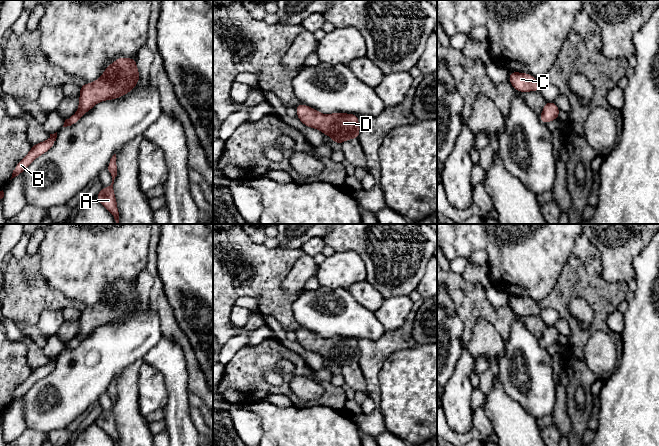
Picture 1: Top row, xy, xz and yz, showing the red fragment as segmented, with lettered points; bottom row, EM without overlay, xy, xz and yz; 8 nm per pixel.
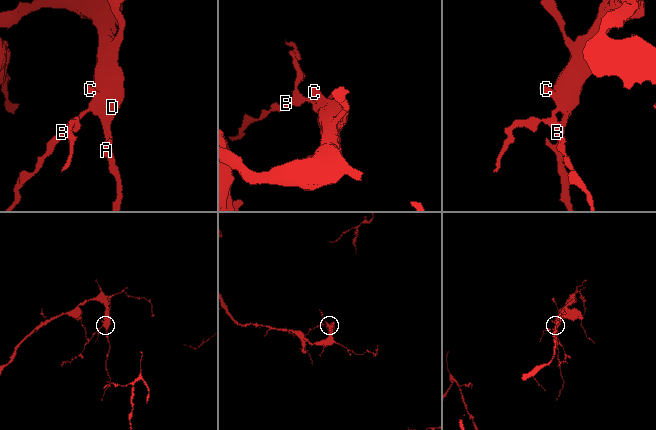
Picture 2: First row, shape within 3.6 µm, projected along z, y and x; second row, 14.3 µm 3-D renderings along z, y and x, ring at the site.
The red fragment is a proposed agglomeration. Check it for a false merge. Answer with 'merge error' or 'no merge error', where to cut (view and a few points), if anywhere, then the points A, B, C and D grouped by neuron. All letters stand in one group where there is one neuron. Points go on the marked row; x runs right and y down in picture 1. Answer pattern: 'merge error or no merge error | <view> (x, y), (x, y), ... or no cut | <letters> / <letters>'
no merge error | no cut | A B C D

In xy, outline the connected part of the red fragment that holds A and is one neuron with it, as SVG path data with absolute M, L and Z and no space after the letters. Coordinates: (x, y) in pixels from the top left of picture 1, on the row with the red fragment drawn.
M116 154L112 156L107 166L107 171L112 176L112 183L108 187L104 187L97 194L97 201L104 206L114 217L117 224L119 224L119 212L117 207L117 201L113 189L114 179L117 176L117 161Z

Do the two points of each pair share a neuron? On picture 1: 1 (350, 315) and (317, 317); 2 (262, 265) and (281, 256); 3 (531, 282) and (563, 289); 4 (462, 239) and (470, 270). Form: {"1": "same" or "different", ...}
{"1": "same", "2": "same", "3": "different", "4": "different"}

